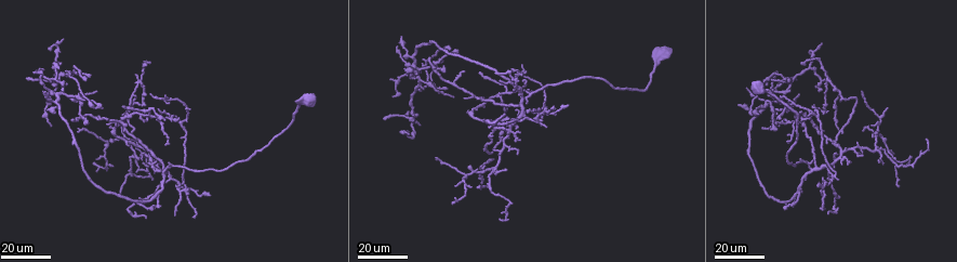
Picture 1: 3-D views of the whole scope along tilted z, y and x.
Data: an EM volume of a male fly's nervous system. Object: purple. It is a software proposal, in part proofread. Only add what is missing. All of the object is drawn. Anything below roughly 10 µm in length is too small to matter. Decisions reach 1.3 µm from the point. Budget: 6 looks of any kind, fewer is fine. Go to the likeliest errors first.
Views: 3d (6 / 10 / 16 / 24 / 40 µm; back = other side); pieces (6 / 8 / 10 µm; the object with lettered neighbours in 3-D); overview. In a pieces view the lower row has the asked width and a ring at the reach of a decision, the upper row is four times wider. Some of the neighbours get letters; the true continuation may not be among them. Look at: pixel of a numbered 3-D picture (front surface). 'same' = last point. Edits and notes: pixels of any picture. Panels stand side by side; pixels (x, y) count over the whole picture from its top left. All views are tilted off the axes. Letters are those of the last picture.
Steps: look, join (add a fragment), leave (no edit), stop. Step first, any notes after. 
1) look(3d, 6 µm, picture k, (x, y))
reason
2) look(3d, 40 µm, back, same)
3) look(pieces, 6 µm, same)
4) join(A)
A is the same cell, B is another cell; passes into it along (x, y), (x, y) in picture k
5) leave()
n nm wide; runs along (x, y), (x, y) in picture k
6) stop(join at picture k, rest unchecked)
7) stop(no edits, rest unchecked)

look(3d, 24 µm, picture 1, (518, 153))
free end

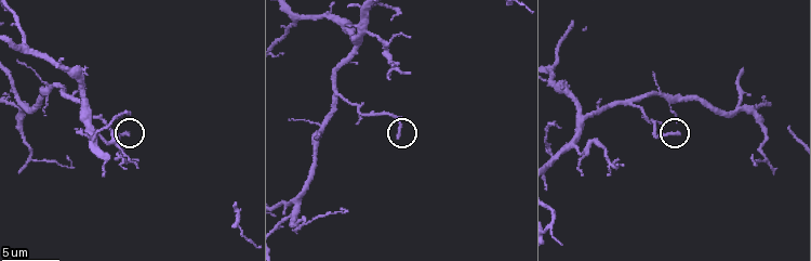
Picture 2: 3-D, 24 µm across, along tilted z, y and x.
look(pieces, 8 µm, picture 2, (677, 131))

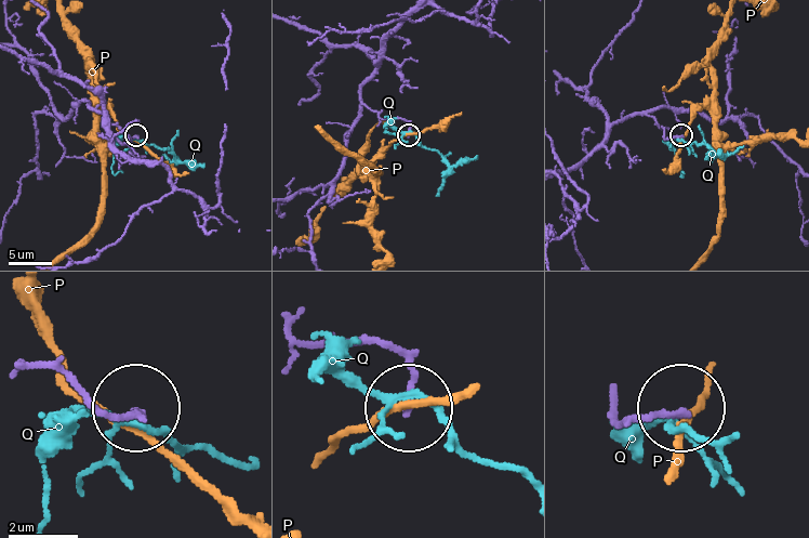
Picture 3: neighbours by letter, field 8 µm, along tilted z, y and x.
leave()
P and Q are other cells; runs along (613, 390), (625, 421), (680, 414) in picture 3; no lettered fragment goes on from it

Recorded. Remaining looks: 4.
look(3d, 16 µm, picture 1, (479, 72))
an open end

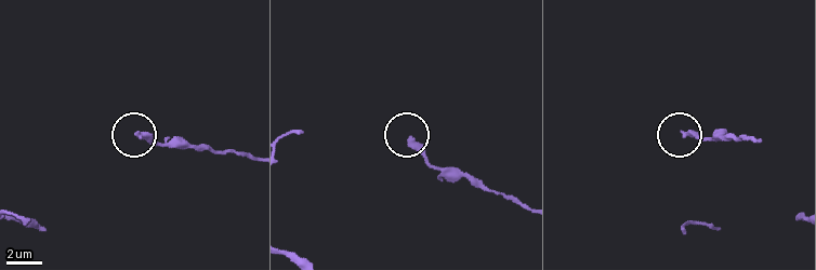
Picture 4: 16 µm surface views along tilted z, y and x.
look(pieces, 6 µm, picture 4, (683, 131))

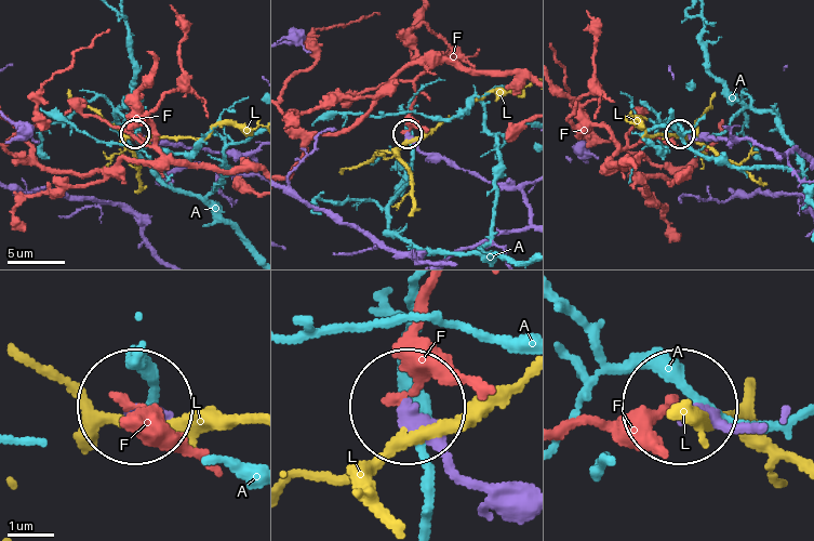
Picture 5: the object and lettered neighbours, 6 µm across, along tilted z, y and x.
leave()
A, F and L are other cells; runs along (525, 203), (518, 190), (427, 157), (408, 133) in picture 5; none of them fits

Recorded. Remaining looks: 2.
look(3d, 24 µm, picture 1, (476, 187))

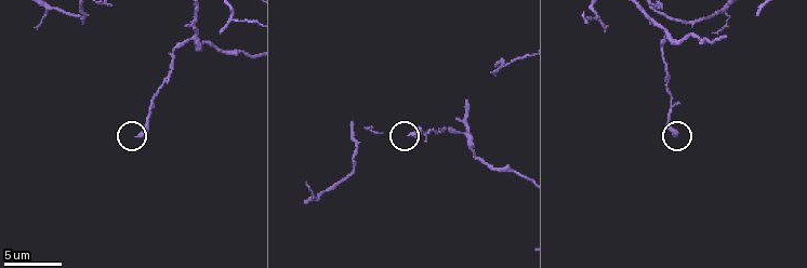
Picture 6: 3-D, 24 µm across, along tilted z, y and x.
look(pieces, 10 µm, picture 6, (413, 133))

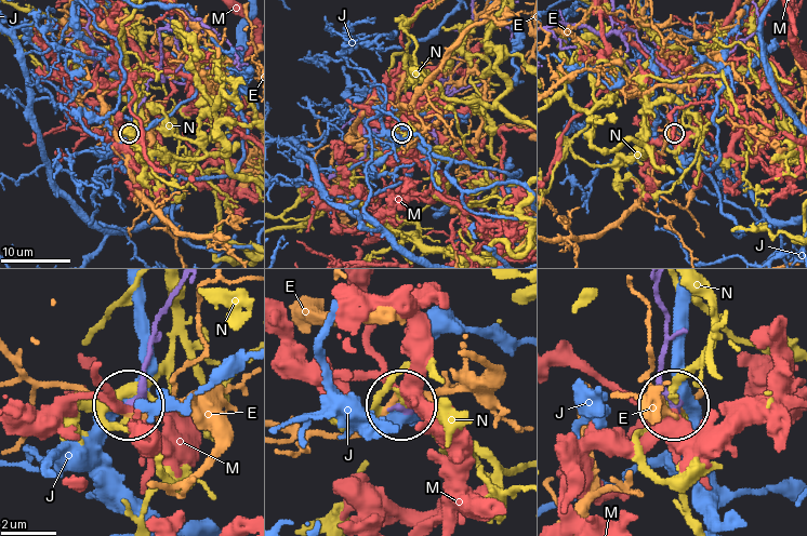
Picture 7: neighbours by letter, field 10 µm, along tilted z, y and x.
leave()
300 nm wide; E, J, M and N are other cells; runs along (658, 290), (664, 354), (657, 383), (669, 402) in picture 7; none of them fits

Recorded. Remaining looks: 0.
stop(no edits, rest unchecked)

